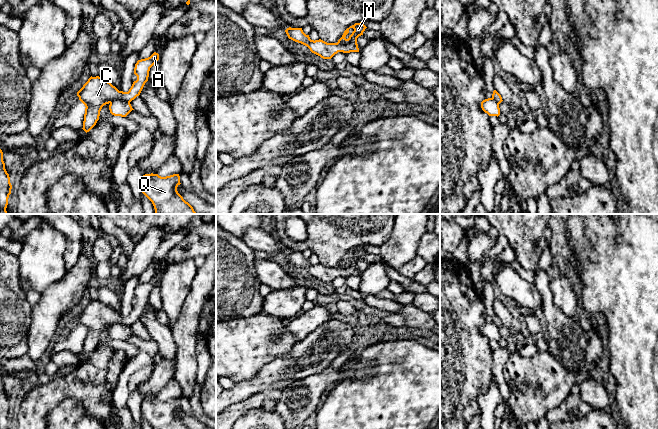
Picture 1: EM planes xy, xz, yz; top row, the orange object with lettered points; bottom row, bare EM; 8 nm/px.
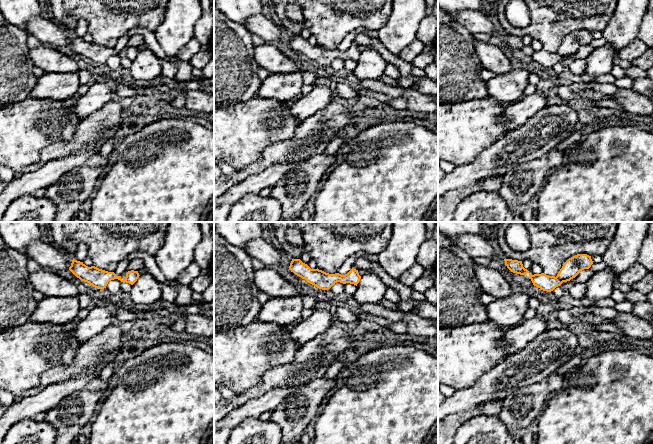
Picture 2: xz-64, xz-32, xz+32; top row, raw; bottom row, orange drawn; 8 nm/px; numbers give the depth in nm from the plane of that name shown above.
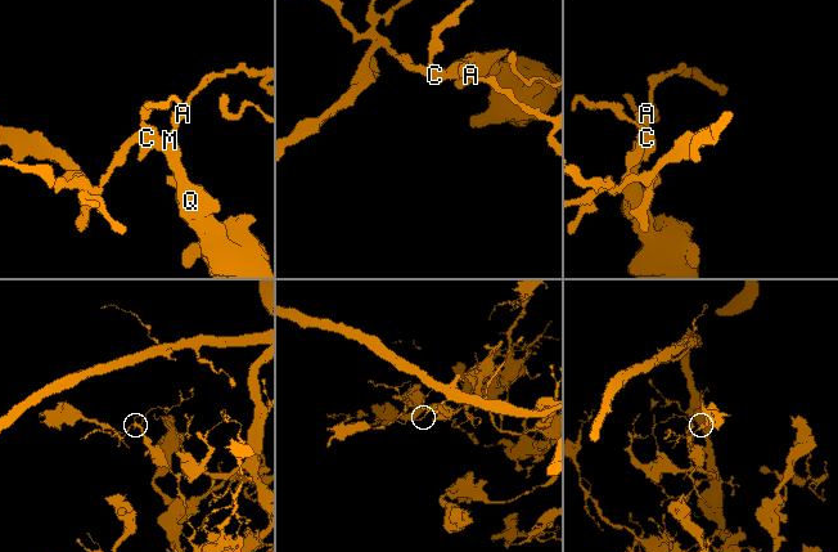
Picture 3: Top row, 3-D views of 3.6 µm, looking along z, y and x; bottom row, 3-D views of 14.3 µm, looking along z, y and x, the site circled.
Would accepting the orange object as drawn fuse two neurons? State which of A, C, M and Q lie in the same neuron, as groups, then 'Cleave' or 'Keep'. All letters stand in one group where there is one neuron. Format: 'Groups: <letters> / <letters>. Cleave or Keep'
Groups: A C / M Q. Cleave

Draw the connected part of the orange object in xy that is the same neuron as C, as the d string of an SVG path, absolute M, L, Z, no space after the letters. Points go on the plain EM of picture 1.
M154 276L150 281L138 284L134 298L137 304L133 306L128 316L119 315L110 306L96 300L90 301L77 316L79 324L85 329L83 354L89 356L97 347L102 331L114 324L131 326L140 319L148 305L150 292L159 284L159 278Z

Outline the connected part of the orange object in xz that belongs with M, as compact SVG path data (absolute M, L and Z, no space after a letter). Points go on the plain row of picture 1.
M363 246L355 247L344 255L342 261L337 267L347 268L348 266L356 264L359 260L363 259L366 252L367 251L363 248Z

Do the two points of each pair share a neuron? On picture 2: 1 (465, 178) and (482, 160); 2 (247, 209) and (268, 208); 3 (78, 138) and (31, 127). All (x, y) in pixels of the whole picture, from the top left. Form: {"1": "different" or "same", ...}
{"1": "same", "2": "same", "3": "different"}

